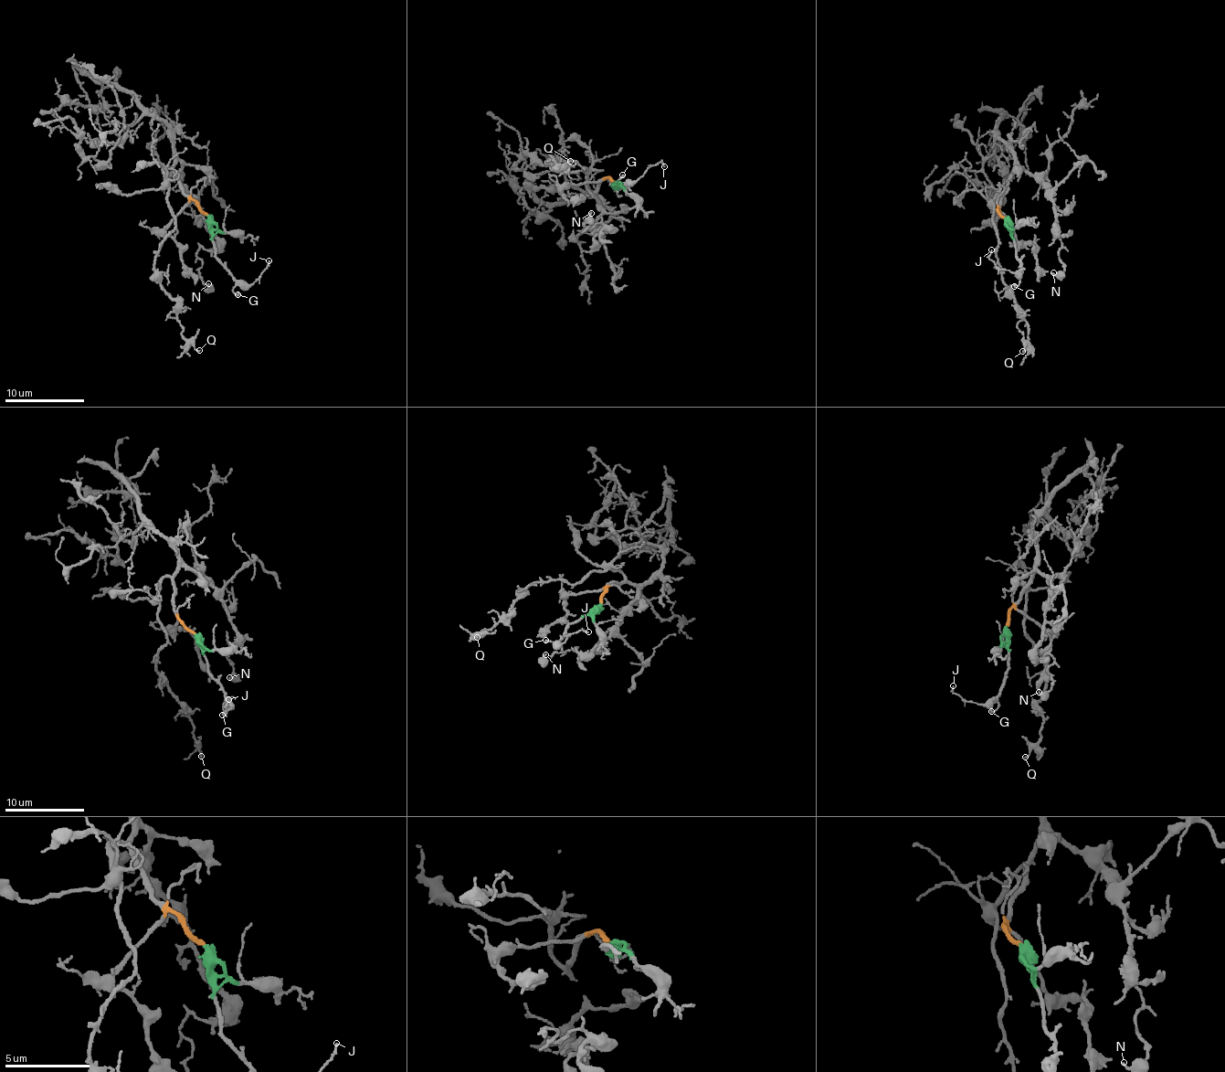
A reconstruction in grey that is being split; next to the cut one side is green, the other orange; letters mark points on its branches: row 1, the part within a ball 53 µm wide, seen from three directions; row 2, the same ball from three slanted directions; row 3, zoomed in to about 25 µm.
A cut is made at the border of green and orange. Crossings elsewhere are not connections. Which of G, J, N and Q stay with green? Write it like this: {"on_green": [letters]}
{"on_green": ["G", "J"]}

